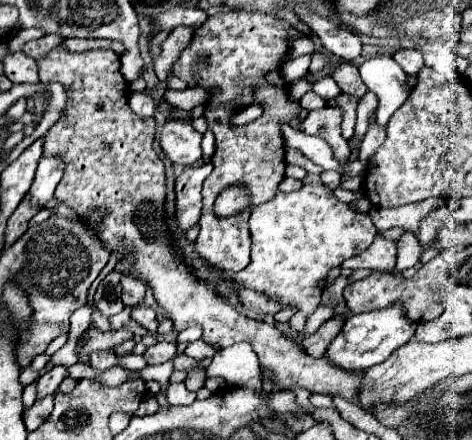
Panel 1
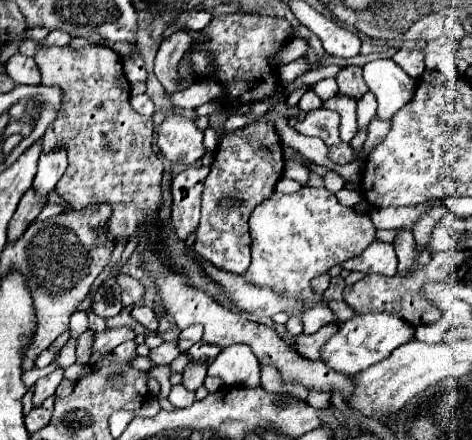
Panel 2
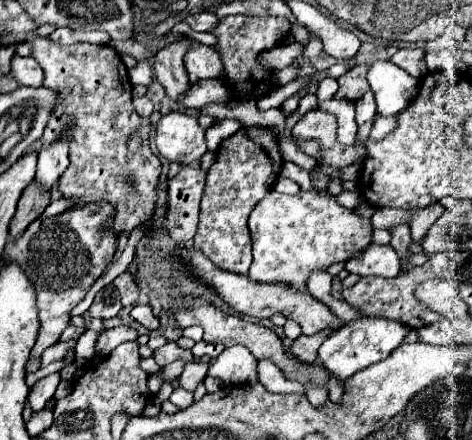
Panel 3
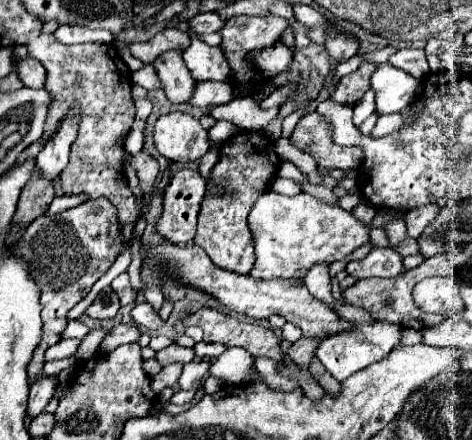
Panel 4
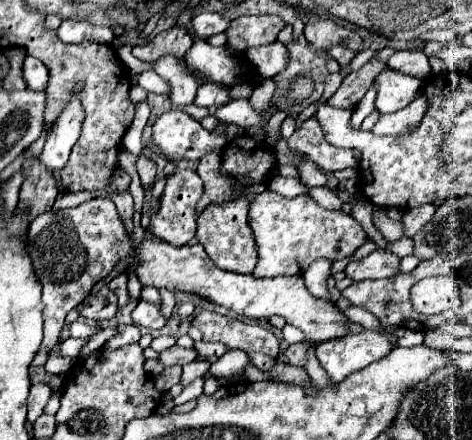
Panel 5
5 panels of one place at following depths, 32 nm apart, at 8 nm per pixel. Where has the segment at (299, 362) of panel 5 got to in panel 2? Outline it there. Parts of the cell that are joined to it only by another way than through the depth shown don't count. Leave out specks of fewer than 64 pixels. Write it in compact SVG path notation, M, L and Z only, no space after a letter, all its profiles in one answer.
M336 320L336 322L330 322L330 324L322 326L322 328L320 328L316 334L312 334L312 336L300 334L300 336L296 338L296 350L298 350L302 356L310 358L310 360L318 360L322 346L330 340L332 334L336 334L338 326L340 326L340 322Z

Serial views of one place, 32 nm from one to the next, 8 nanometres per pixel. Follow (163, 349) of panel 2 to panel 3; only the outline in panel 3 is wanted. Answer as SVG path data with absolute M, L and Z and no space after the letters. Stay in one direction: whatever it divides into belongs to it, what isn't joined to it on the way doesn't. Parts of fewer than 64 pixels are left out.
M168 342L168 344L164 344L162 348L154 350L152 358L156 360L156 364L166 366L166 364L170 364L170 362L178 360L178 358L182 358L182 360L190 362L190 360L192 360L192 352L190 352L190 350L182 350L182 348L178 348L178 344L176 344L176 342Z

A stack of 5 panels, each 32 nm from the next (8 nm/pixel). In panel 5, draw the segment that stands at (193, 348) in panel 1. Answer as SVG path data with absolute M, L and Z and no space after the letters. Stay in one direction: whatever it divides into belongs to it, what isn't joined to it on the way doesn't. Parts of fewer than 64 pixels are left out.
M196 342L194 344L196 352L198 352L198 358L210 358L210 356L222 356L228 348L220 342Z

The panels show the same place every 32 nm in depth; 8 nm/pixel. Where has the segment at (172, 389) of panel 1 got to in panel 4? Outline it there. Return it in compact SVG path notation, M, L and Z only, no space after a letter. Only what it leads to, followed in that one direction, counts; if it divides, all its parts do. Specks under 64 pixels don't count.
M198 381L190 390L178 390L178 392L174 392L174 396L170 398L170 402L172 402L172 404L180 404L180 406L182 406L182 404L188 404L188 402L192 402L192 398L194 398L200 386L201 382Z

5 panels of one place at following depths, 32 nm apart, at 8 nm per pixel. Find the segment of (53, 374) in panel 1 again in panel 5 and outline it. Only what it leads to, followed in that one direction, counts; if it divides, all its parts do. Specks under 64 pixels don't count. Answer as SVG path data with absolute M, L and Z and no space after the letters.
M48 382L32 384L30 396L28 396L28 422L36 420L36 416L42 414L42 410L48 404L50 396L52 396L52 388L50 388Z

